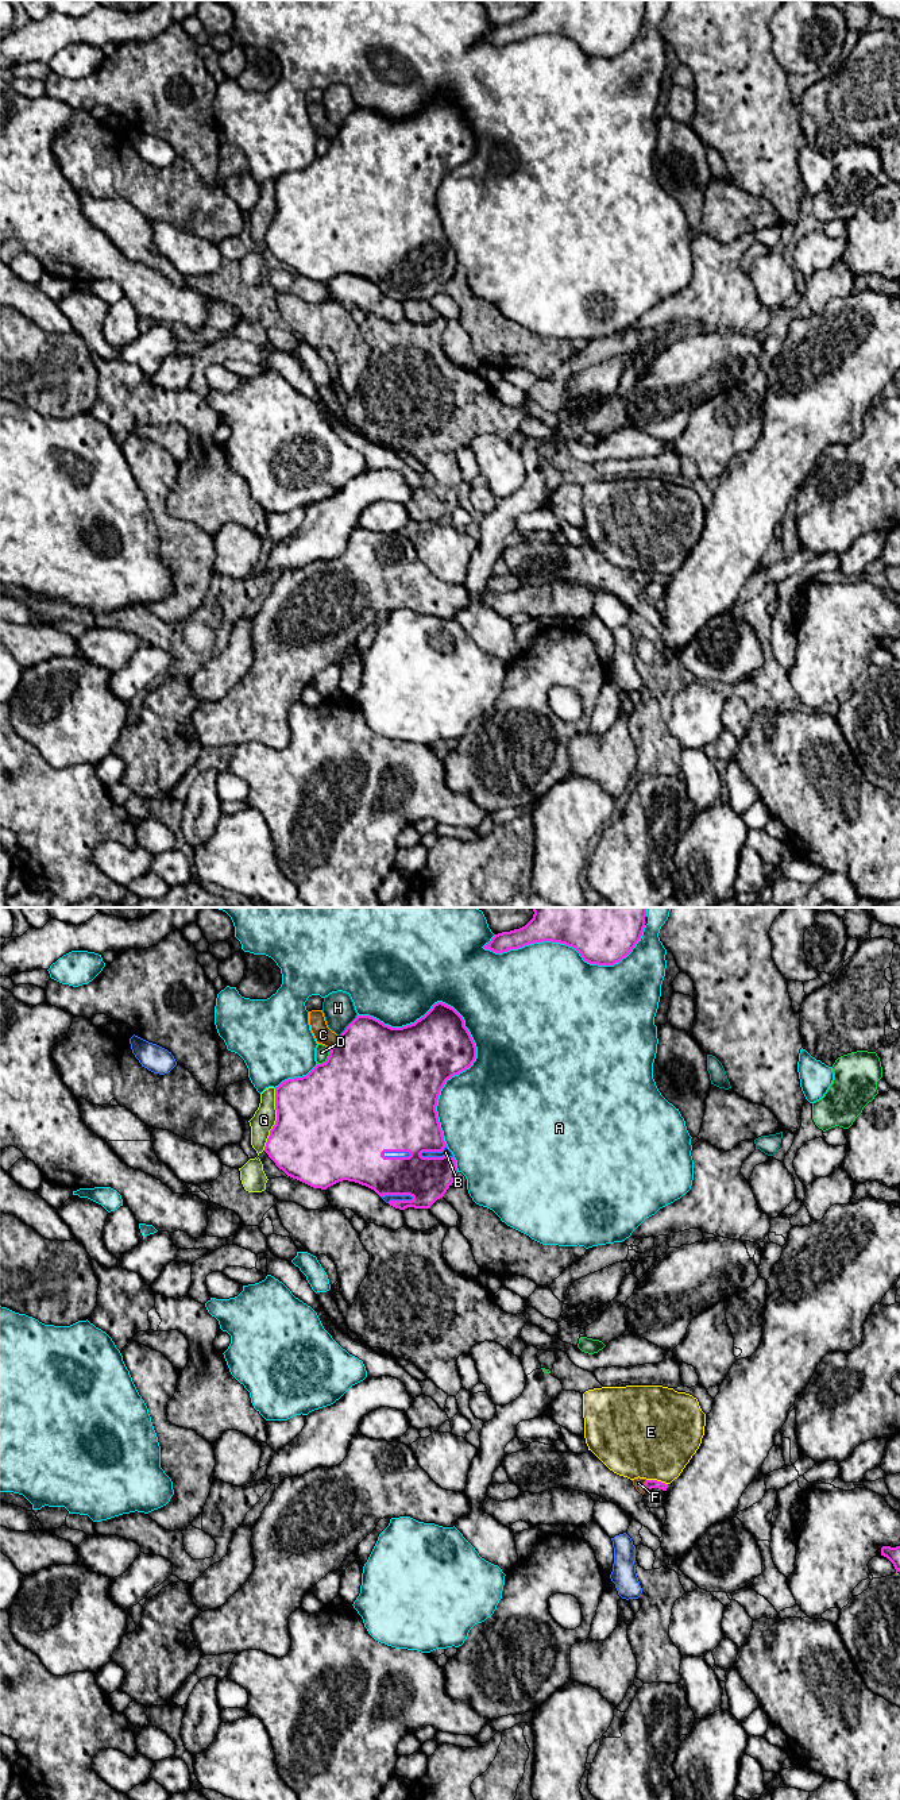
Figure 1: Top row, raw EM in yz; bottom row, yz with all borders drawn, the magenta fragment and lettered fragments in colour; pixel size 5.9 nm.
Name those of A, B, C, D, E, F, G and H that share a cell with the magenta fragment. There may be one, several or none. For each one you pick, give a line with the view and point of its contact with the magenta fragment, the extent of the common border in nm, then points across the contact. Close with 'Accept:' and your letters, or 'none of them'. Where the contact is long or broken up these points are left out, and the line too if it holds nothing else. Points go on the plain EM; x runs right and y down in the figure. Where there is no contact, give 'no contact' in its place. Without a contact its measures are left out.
B: yz (436, 250) | 200 nm
Accept: B

